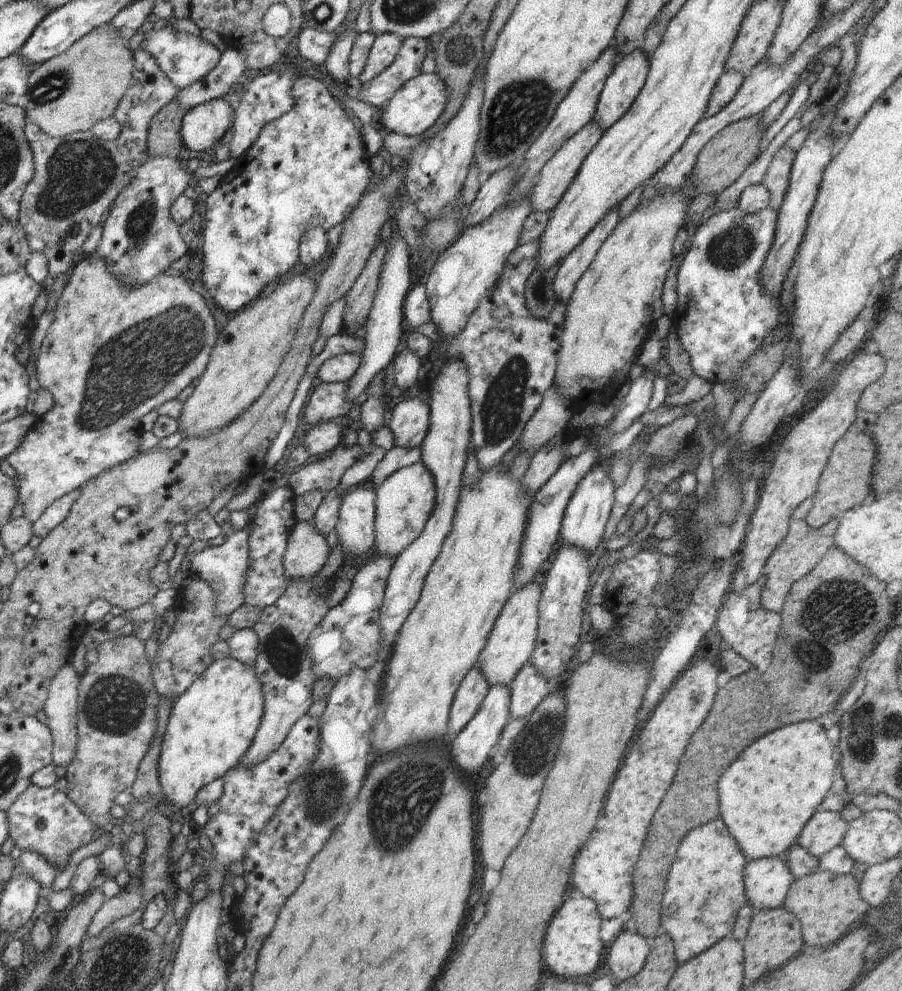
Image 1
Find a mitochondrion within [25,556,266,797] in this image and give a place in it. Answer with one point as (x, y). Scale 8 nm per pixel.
(115, 705)

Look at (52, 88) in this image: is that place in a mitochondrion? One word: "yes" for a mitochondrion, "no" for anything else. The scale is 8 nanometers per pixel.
yes

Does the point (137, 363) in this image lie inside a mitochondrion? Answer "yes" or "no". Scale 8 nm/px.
yes

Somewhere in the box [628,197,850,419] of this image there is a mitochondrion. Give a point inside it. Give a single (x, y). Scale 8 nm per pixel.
(730, 250)

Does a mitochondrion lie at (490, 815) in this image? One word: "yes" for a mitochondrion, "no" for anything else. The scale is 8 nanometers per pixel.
no

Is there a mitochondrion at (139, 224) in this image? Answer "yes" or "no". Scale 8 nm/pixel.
yes

